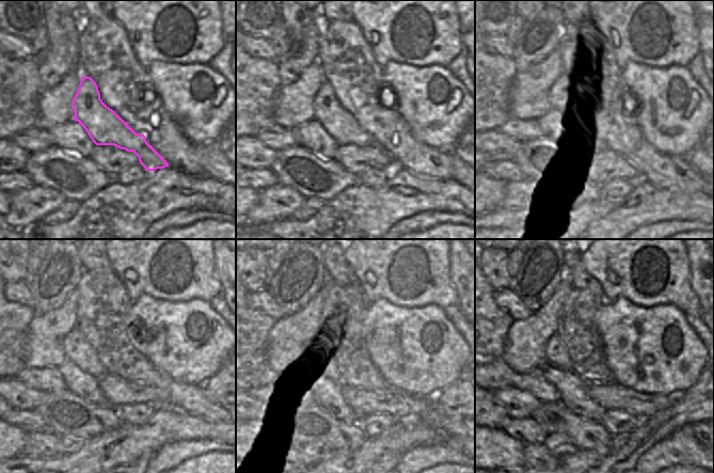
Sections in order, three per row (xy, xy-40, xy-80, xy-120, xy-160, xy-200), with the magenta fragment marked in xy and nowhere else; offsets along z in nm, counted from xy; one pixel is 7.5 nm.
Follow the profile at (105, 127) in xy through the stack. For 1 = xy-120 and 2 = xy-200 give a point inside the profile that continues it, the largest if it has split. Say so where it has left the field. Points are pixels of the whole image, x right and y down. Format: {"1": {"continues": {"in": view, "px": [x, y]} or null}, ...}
{"1": {"continues": {"in": "xy-120", "px": [88, 360]}}, "2": {"continues": {"in": "xy-200", "px": [561, 360]}}}

